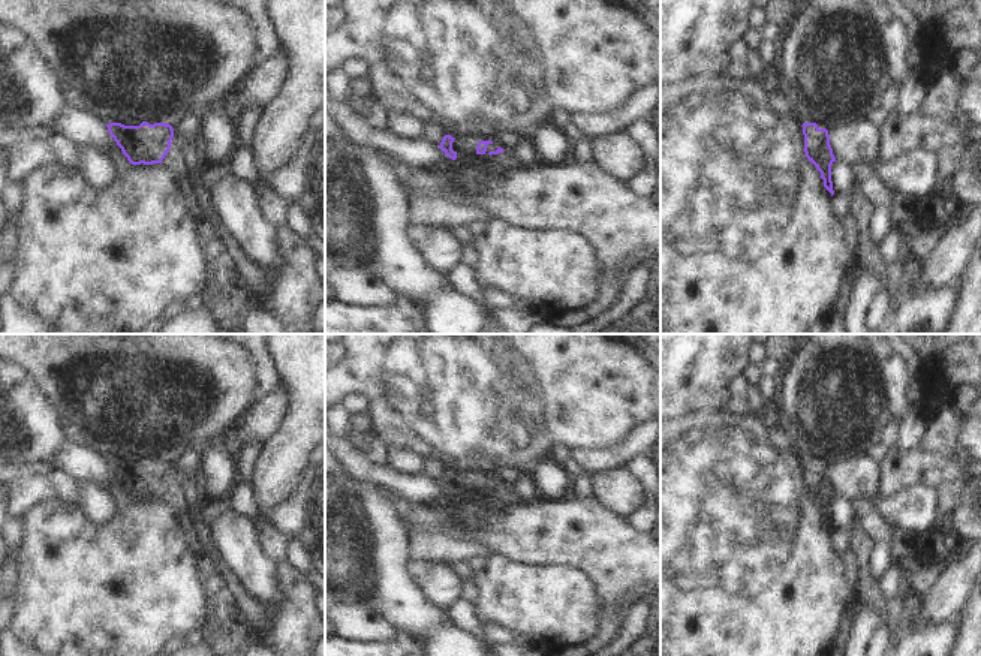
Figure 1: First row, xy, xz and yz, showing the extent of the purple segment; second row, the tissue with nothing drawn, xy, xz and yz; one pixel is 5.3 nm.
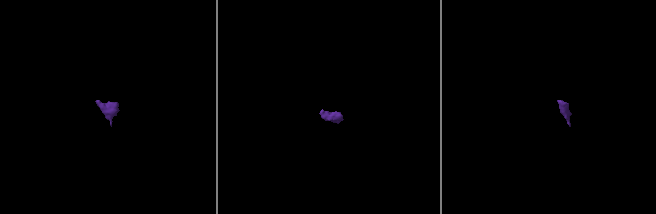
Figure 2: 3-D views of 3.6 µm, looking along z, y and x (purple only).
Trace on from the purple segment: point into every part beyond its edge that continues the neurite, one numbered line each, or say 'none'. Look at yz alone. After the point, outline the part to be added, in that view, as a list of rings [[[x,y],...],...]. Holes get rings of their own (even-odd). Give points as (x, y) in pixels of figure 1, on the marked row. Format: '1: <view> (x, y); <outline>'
1: yz (834, 69); [[[803,0],[782,46],[779,84],[801,123],[833,129],[866,120],[891,84],[887,49],[864,0]]]

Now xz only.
1: xz (472, 171); [[[455,138],[452,150],[457,153],[457,159],[449,159],[440,150],[439,160],[424,169],[433,175],[451,175],[466,193],[475,196],[493,178],[499,178],[512,169],[527,168],[527,165],[517,162],[511,151],[496,154],[494,151],[499,147],[494,142],[487,145],[484,154],[478,154],[476,148],[476,141],[469,142],[463,138]]]

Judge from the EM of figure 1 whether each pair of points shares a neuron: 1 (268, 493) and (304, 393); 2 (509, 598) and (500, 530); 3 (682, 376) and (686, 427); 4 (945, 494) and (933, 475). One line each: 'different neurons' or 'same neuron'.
1: same neuron
2: different neurons
3: different neurons
4: different neurons

